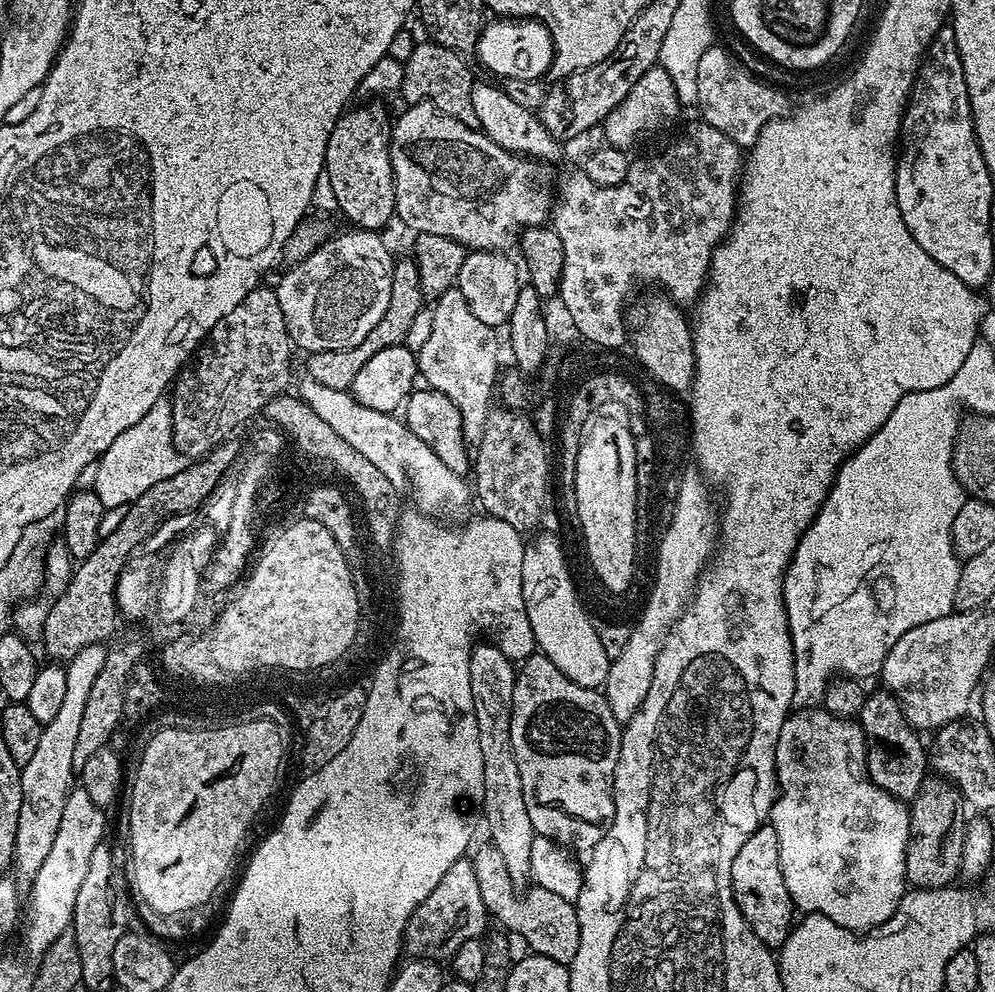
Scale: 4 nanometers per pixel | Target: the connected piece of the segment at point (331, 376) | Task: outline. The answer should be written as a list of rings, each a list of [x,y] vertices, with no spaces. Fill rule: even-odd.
[[[397,259],[392,266],[392,281],[390,282],[390,302],[386,306],[386,314],[378,318],[378,323],[374,325],[374,330],[358,342],[350,350],[322,350],[321,352],[309,352],[307,379],[318,382],[322,386],[330,386],[330,390],[342,390],[343,392],[351,389],[354,377],[358,375],[358,370],[374,358],[374,354],[379,354],[390,346],[404,344],[406,334],[410,334],[410,325],[414,322],[415,316],[419,312],[425,311],[426,297],[422,294],[422,282],[418,278],[418,266],[415,259],[408,260]]]

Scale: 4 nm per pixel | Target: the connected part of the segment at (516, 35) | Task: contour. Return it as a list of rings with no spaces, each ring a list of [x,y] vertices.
[[[504,18],[487,23],[481,29],[474,45],[474,54],[481,64],[498,75],[498,78],[539,81],[551,71],[555,48],[553,36],[539,20]]]

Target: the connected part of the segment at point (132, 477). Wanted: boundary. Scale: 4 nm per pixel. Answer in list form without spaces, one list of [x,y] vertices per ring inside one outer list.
[[[167,399],[154,402],[154,406],[142,418],[142,422],[134,422],[130,430],[126,430],[114,443],[100,455],[94,465],[96,484],[94,491],[103,502],[105,509],[130,505],[140,494],[149,490],[150,486],[162,478],[178,474],[186,465],[185,457],[175,448],[172,437],[172,405]]]

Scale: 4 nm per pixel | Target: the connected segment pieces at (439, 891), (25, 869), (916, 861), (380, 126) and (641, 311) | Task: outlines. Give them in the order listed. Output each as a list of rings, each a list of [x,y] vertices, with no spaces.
[[[461,858],[442,874],[442,882],[434,886],[434,894],[414,910],[404,931],[403,951],[417,960],[447,961],[462,942],[477,939],[481,935],[479,932],[485,931],[484,923],[489,920],[486,906],[482,906],[482,894],[478,890],[478,878],[474,875],[471,859]]]
[[[103,643],[86,645],[66,664],[66,695],[58,715],[42,730],[42,739],[34,758],[20,770],[22,786],[22,810],[18,810],[16,831],[16,854],[14,857],[14,879],[22,890],[32,887],[50,846],[58,834],[62,809],[66,806],[68,793],[74,787],[74,745],[78,743],[78,729],[82,726],[82,713],[86,711],[86,698],[98,679],[98,673],[106,662],[106,648]]]
[[[926,778],[908,808],[906,878],[913,889],[946,888],[960,876],[966,816],[960,813],[962,797],[943,778]]]
[[[364,102],[361,108],[349,107],[344,115],[338,118],[334,130],[330,130],[330,142],[326,146],[324,159],[324,176],[340,212],[349,220],[349,225],[357,229],[374,232],[384,230],[388,219],[396,216],[396,179],[392,173],[390,162],[390,138],[392,137],[392,124],[388,112],[380,102]]]
[[[656,295],[660,296],[648,296],[641,304],[631,305],[630,348],[632,344],[641,366],[653,376],[657,385],[668,388],[673,394],[684,394],[691,389],[692,379],[696,377],[690,320],[667,295]]]

